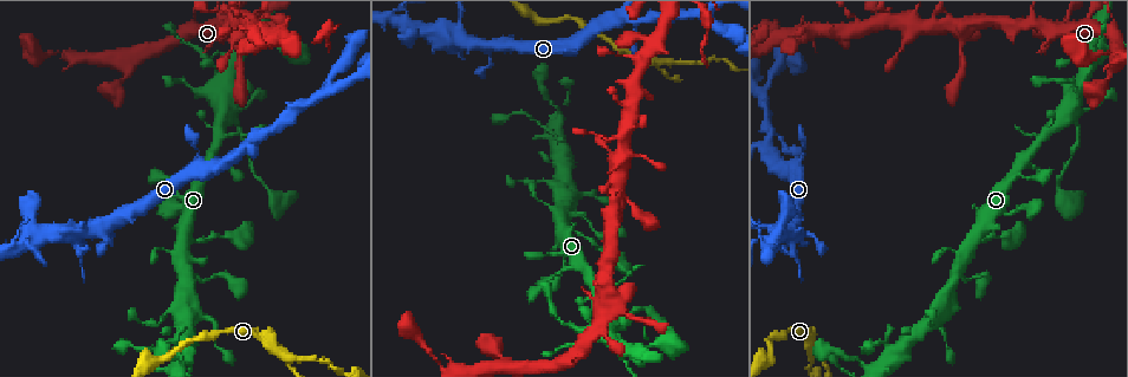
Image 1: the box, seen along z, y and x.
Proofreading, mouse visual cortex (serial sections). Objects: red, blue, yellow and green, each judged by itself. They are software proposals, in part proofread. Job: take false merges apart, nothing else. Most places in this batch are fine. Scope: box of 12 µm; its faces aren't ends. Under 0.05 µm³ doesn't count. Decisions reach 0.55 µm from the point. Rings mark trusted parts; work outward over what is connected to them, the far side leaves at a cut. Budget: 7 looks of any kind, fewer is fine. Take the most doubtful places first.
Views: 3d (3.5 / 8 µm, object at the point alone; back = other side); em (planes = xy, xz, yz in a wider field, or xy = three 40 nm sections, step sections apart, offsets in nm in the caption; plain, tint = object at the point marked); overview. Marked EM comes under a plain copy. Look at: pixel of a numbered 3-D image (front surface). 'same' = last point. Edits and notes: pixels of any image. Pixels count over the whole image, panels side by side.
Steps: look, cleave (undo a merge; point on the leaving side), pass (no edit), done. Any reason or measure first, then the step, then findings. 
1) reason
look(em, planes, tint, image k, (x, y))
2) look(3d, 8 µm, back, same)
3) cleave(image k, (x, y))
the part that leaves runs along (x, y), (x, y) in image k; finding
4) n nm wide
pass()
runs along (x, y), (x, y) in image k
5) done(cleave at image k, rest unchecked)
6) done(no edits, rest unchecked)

three-way junction
look(3d, 8 µm, image 1, (277, 350))

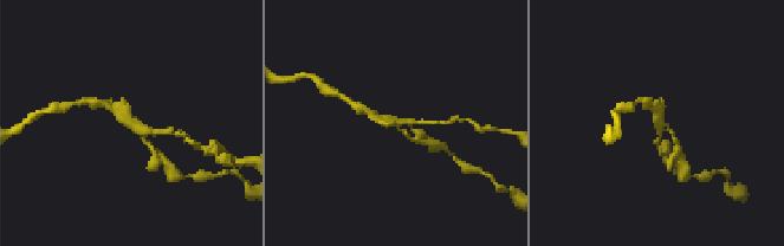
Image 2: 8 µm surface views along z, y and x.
3 arms; arms of 150, 150, 150 nm
look(em, xy, step 1, tint, image 2, (658, 126))

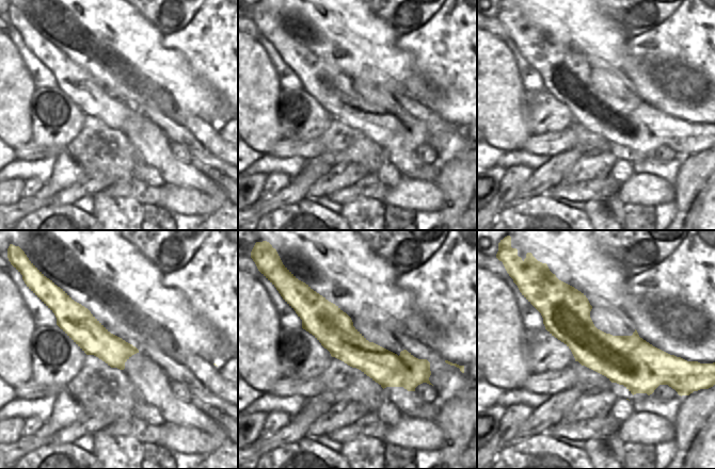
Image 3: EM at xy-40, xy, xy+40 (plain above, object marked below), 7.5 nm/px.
cleave(image 2, (678, 149))
the part that leaves runs along (667, 125), (676, 140), (679, 151) in image 2; a second cell is stuck on

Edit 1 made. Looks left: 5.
three-way junction
look(3d, 8 µm, image 1, (258, 140))

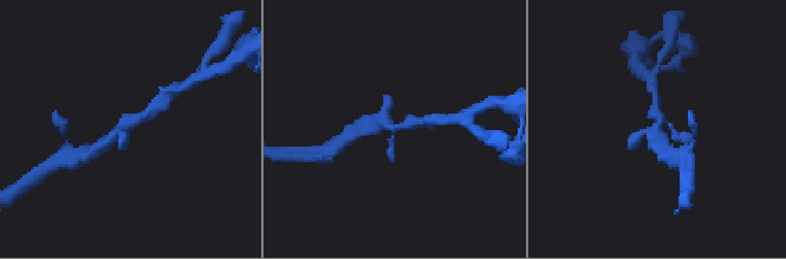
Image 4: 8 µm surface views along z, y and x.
look(em, xy, step 3, tint, image 4, (396, 126))

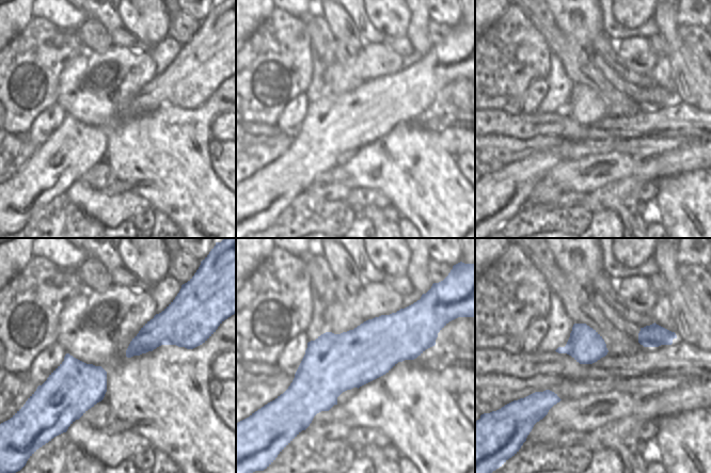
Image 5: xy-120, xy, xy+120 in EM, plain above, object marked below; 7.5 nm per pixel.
pass()
runs along (103, 146), (122, 129), (158, 107) in image 4; all the same cell

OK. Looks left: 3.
sudden change in width
look(3d, 3.5 µm, image 1, (405, 22))

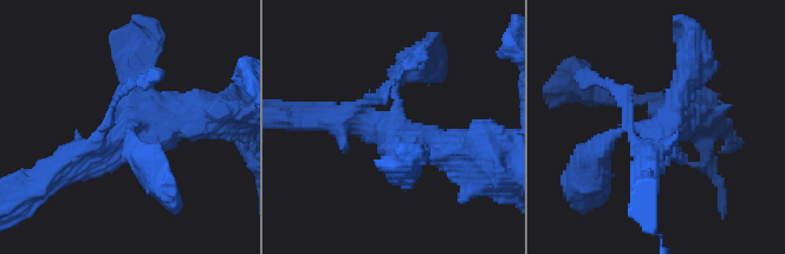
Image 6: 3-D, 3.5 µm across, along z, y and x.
look(em, xy, step 2, tint, image 6, (396, 131))

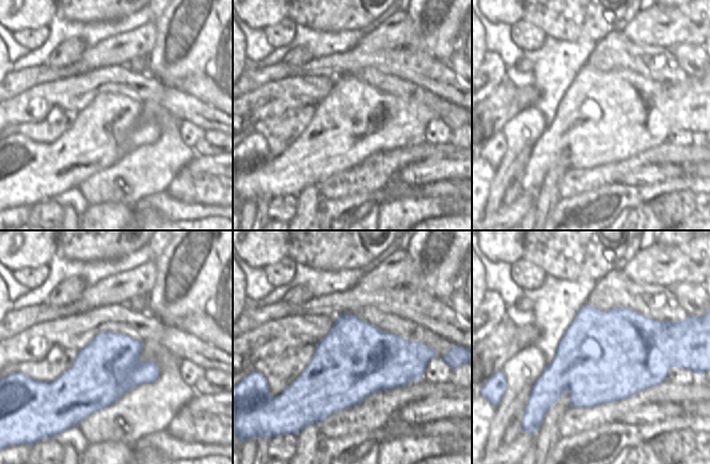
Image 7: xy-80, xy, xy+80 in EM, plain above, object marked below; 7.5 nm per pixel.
pass()
runs along (206, 117), (148, 117), (64, 161) in image 6; one cell here

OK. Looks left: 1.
done(cleave at image 2, rest unchecked)

